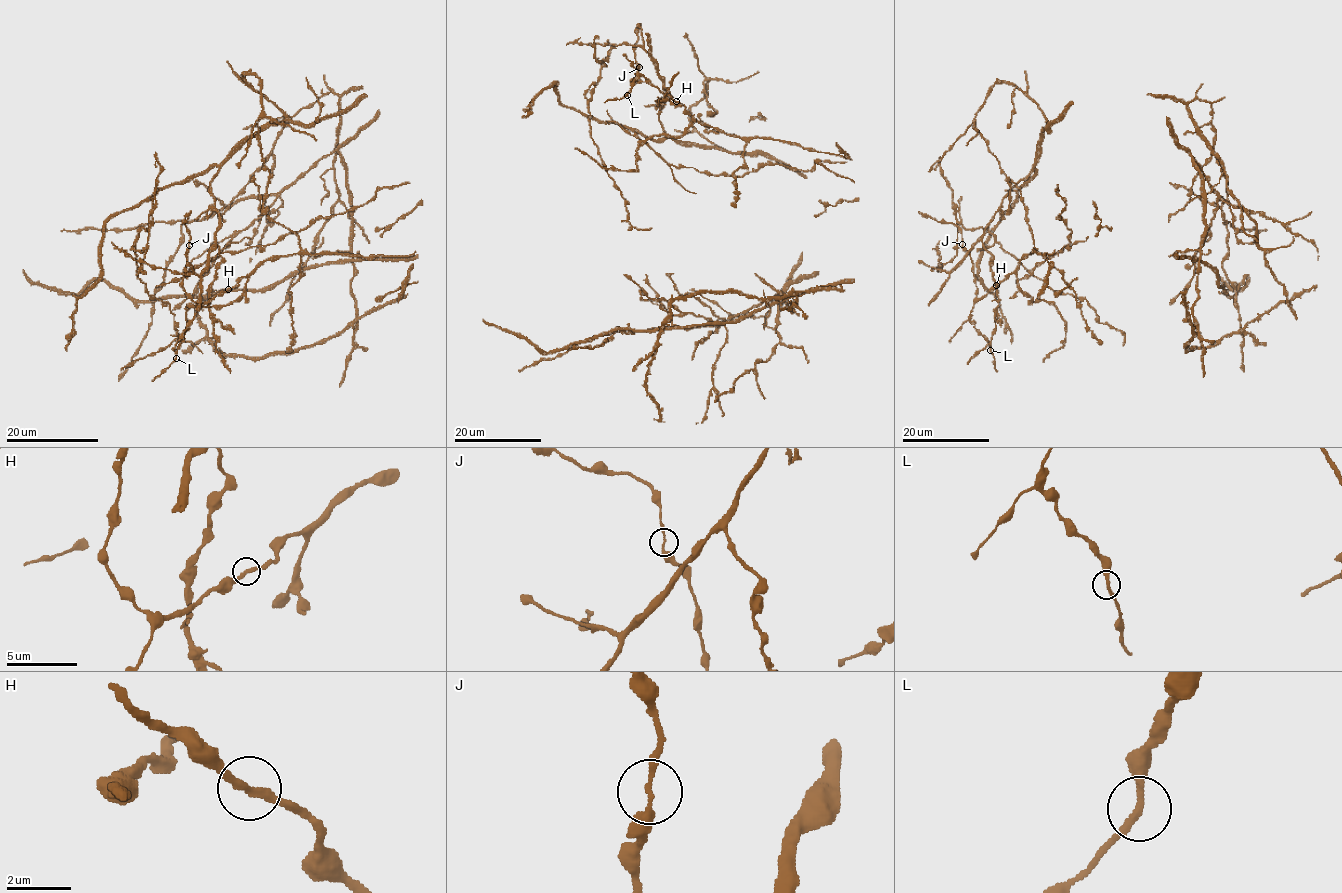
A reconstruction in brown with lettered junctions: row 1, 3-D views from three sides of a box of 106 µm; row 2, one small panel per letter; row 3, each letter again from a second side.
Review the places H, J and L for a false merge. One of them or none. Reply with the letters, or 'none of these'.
none of these

